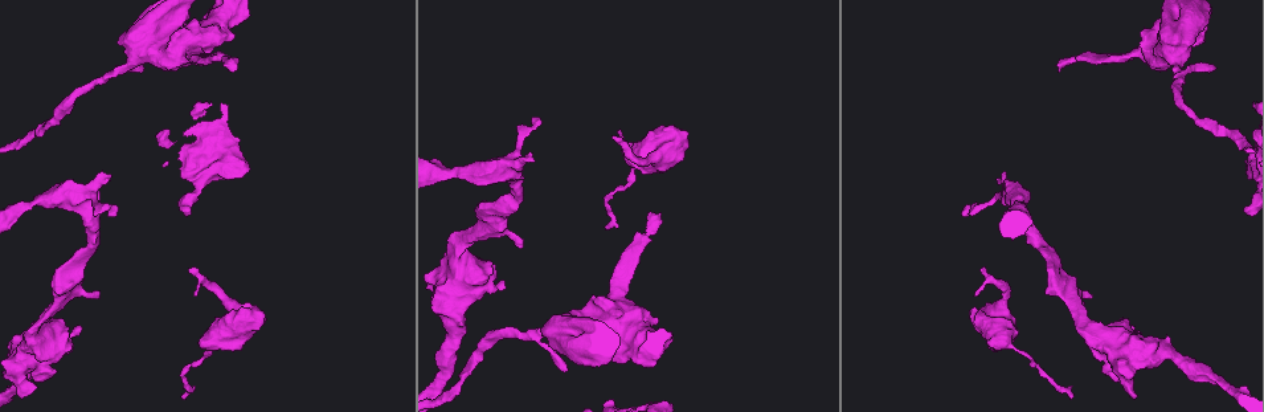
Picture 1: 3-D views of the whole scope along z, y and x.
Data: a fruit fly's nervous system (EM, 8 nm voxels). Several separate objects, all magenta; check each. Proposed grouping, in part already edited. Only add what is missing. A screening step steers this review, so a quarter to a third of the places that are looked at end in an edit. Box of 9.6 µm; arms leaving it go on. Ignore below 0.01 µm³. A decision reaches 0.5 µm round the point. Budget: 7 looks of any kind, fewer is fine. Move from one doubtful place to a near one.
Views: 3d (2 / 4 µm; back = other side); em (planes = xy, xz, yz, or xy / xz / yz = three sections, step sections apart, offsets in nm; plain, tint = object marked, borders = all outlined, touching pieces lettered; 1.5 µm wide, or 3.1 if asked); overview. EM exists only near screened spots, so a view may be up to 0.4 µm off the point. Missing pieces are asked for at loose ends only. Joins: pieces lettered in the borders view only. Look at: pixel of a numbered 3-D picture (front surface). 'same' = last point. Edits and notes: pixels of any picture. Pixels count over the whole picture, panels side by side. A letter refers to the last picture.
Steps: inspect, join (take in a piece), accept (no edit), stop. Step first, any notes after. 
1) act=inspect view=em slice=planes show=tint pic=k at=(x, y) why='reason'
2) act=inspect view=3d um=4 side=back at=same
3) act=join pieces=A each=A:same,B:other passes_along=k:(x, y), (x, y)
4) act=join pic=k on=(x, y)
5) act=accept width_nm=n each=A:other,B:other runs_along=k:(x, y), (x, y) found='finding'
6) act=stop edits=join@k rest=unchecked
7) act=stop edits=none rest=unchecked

act=inspect view=em slice=yz step=8 show=borders pic=1 at=(1059, 70) why='end of a long branch'

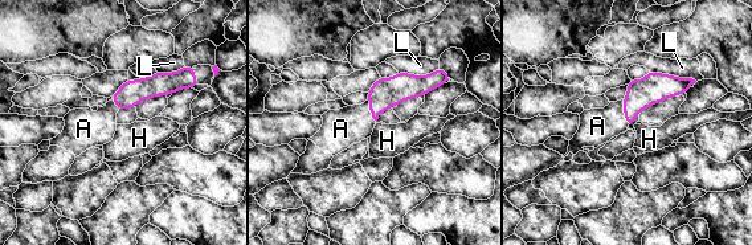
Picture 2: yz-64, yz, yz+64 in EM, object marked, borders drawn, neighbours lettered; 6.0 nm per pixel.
act=inspect view=em slice=planes show=borders at=same

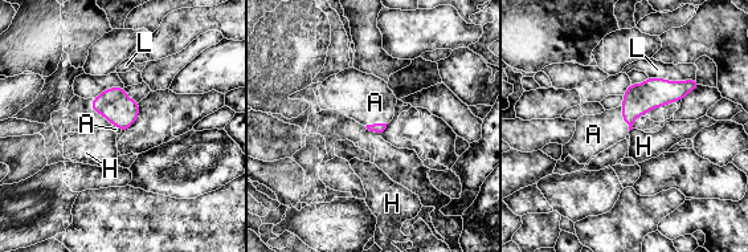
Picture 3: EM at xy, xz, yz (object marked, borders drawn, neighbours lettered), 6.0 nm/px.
act=join pieces=A each=A:same,H:other,L:other passes_along=3:(638, 100), (622, 118), (593, 134) found='it goes on there'

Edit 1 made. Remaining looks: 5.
act=inspect view=3d um=4 pic=1 at=(1212, 68) why='thin end'

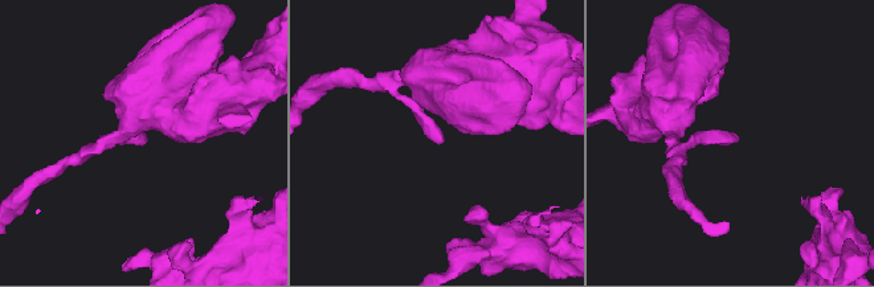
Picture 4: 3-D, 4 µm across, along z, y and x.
act=inspect view=em slice=xz step=4 show=borders pic=4 at=(435, 140) why='need the tissue'

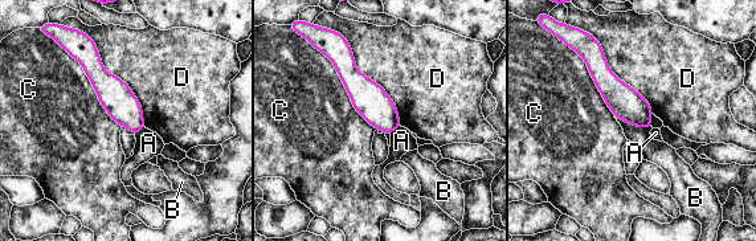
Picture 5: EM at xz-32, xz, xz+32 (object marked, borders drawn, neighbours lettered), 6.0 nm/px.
act=inspect view=em slice=planes show=borders at=same

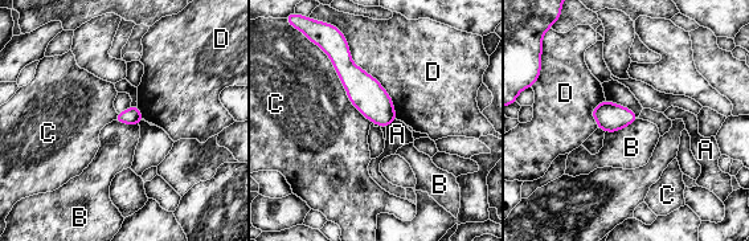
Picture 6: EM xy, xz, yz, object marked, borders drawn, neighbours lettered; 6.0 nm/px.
act=accept longest_contact=D:650nm each=A:other,B:other,C:other,D:other border=6:(638, 119), (616, 131), (605, 133) found='none of them fits'

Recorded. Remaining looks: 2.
act=stop edits=join@3 rest=unchecked

